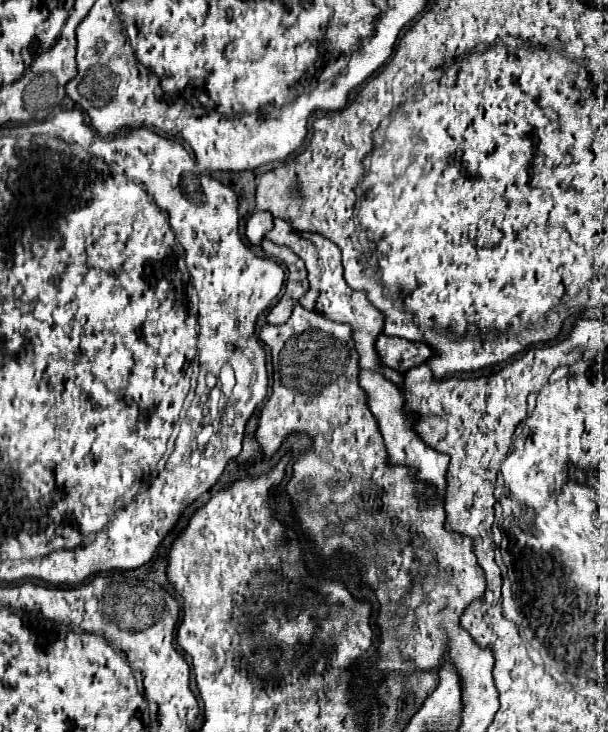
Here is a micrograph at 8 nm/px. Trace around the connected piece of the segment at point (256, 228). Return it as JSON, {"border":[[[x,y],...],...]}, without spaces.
{"border":[[[254,213],[246,223],[246,237],[252,245],[260,245],[270,229],[274,229],[272,213]]]}

